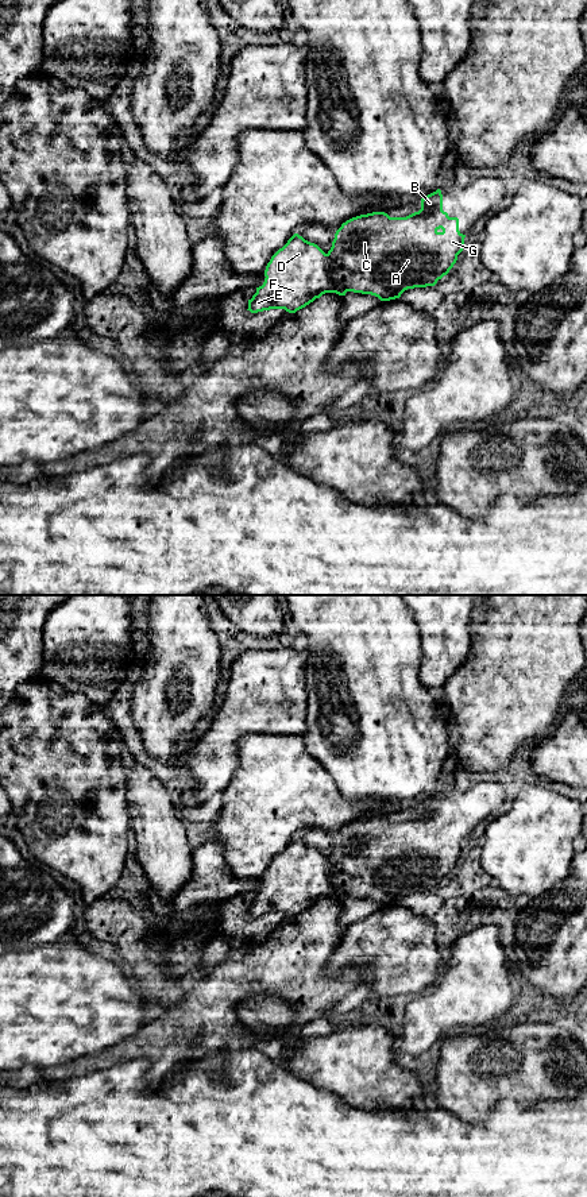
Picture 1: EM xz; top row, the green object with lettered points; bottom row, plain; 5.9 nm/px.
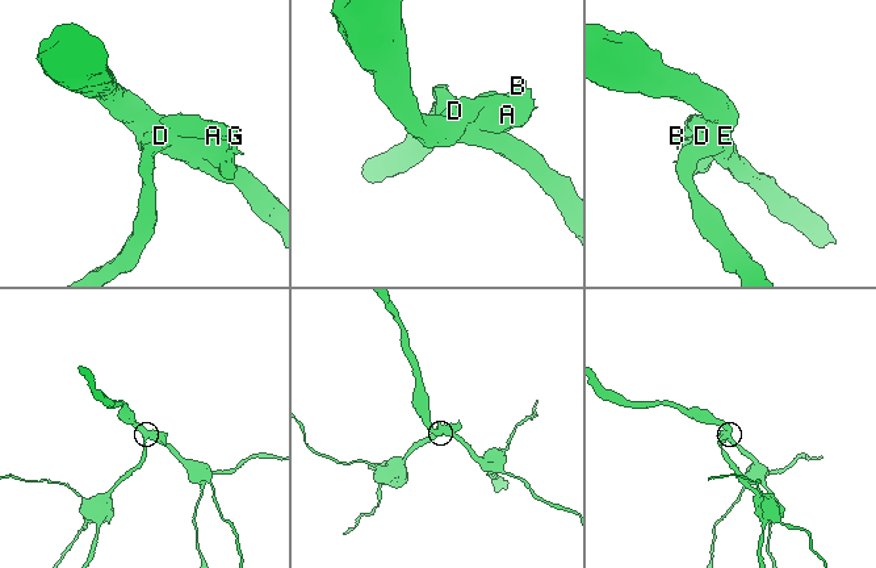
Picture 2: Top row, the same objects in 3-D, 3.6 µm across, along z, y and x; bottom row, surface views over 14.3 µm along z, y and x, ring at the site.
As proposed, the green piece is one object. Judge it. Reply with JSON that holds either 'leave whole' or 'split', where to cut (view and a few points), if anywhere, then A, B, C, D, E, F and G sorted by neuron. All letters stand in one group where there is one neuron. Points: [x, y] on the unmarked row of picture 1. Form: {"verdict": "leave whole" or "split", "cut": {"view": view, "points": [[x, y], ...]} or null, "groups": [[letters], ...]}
{"verdict": "split", "cut": {"view": "xz", "points": [[325, 858], [329, 880], [346, 896]]}, "groups": [["A", "B", "C", "G"], ["D", "E", "F"]]}

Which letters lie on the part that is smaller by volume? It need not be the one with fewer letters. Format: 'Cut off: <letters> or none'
Cut off: A, B, C, G

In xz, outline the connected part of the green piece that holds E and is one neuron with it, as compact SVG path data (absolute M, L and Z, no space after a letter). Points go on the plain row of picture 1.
M298 838L271 861L264 881L248 904L251 918L270 914L296 918L325 897L347 897L331 883L327 858Z

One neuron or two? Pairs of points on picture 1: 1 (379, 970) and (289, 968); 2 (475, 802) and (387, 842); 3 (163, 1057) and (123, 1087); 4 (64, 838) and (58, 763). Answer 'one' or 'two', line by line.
1: two
2: one
3: two
4: one

